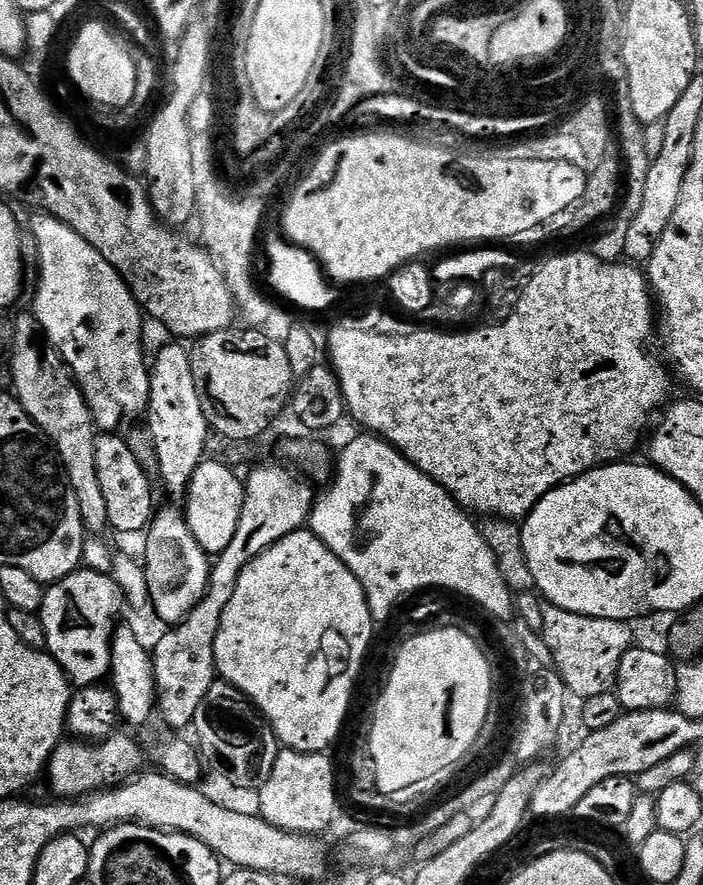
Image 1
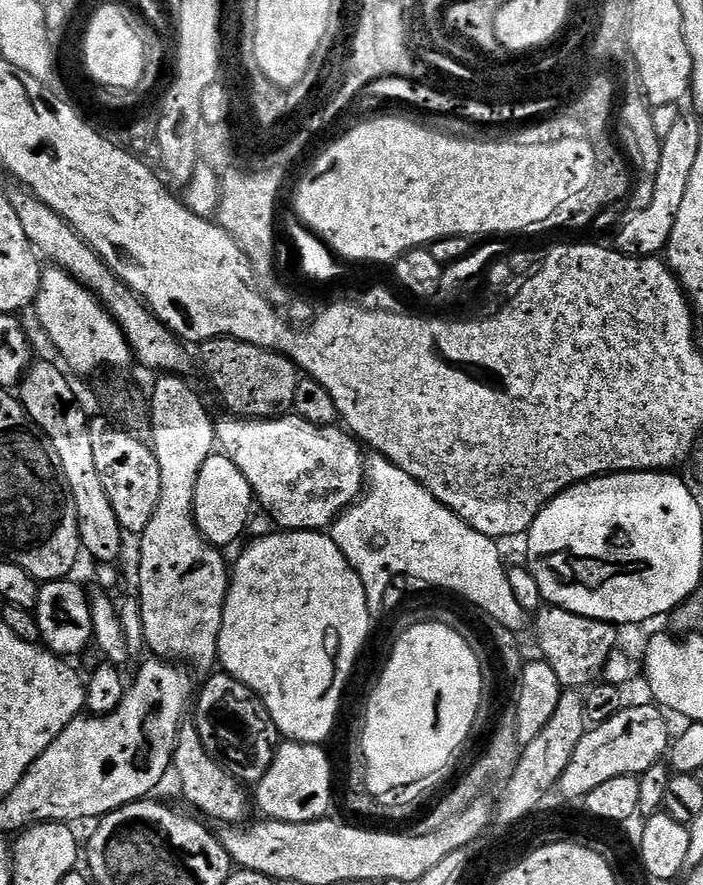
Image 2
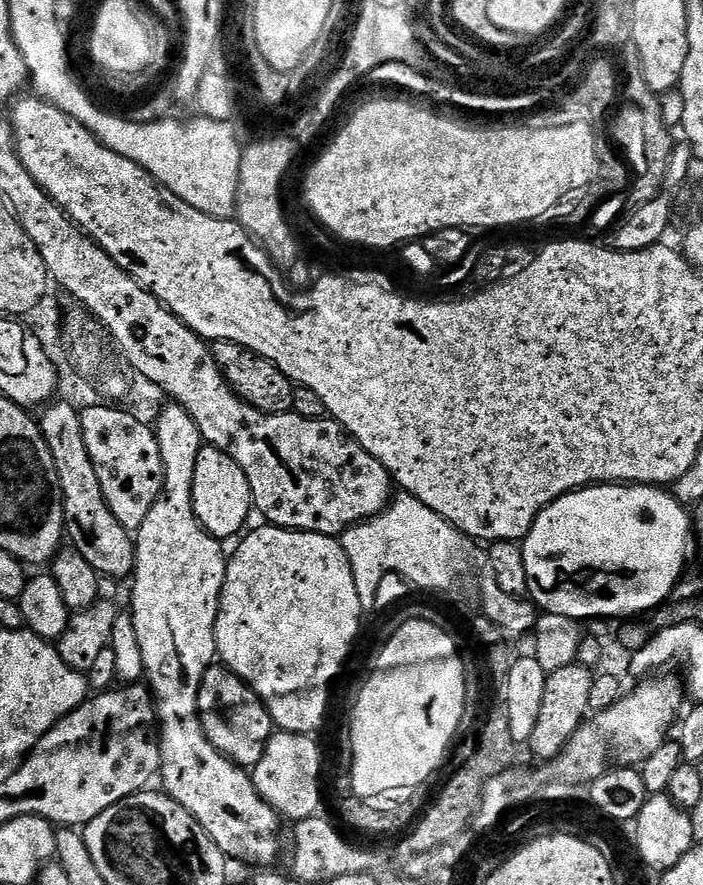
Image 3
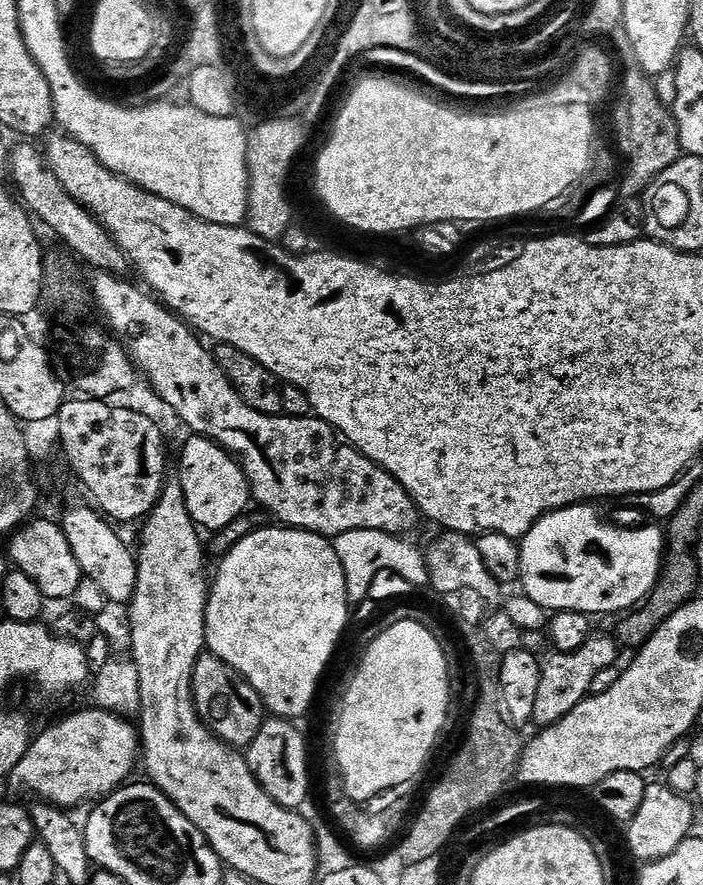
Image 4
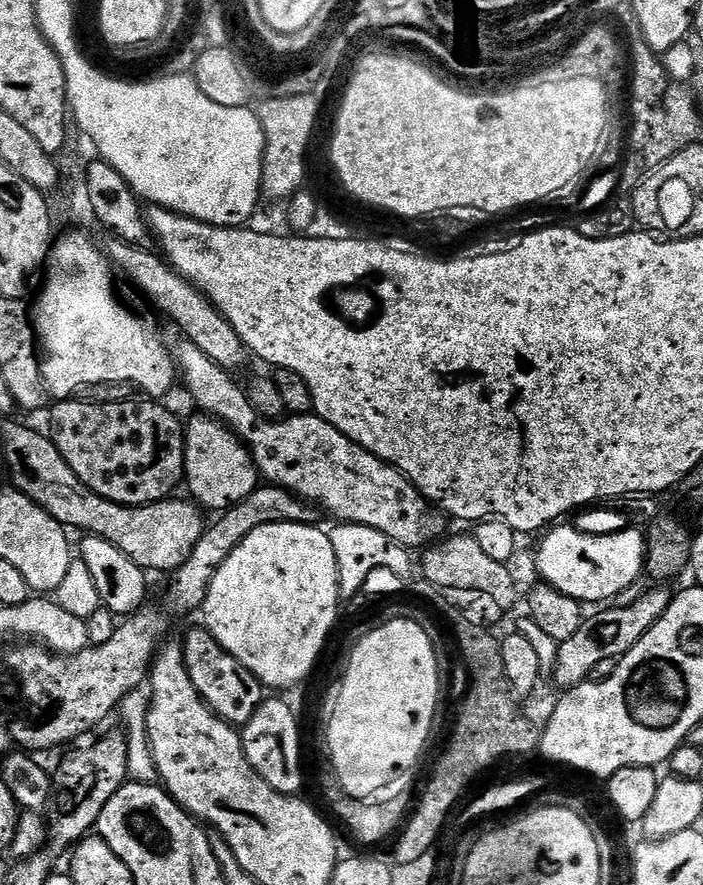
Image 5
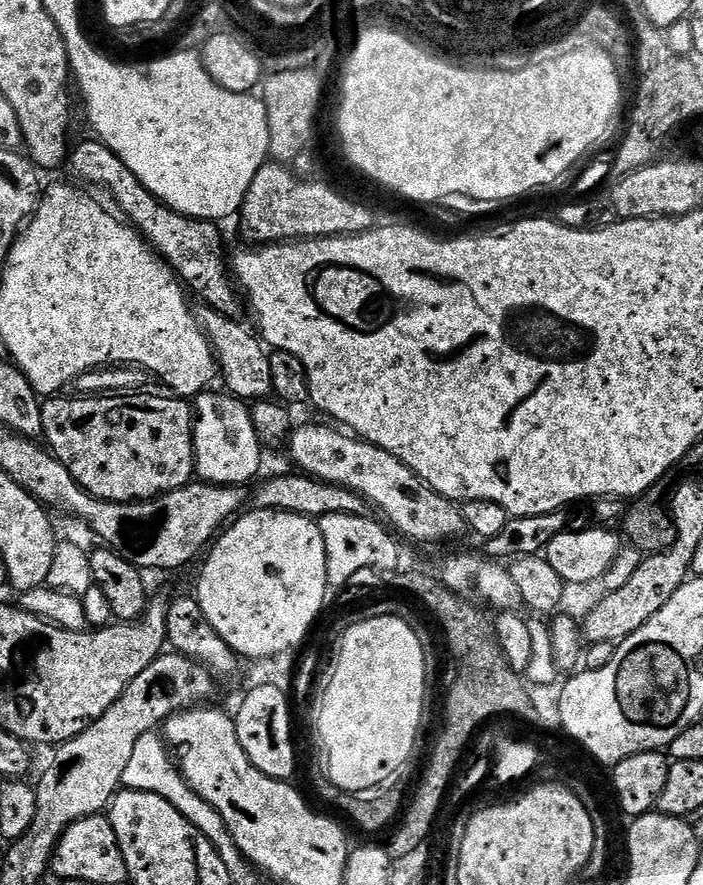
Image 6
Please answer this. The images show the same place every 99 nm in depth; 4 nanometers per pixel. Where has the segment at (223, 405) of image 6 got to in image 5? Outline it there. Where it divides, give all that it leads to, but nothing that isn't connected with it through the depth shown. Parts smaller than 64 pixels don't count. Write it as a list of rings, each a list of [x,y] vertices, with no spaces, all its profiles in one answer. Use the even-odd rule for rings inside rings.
[[[196,414],[196,417],[186,424],[183,434],[184,480],[186,488],[188,484],[189,490],[192,491],[191,499],[201,509],[232,508],[258,487],[258,473],[256,463],[252,461],[252,453],[231,428],[207,414]]]

